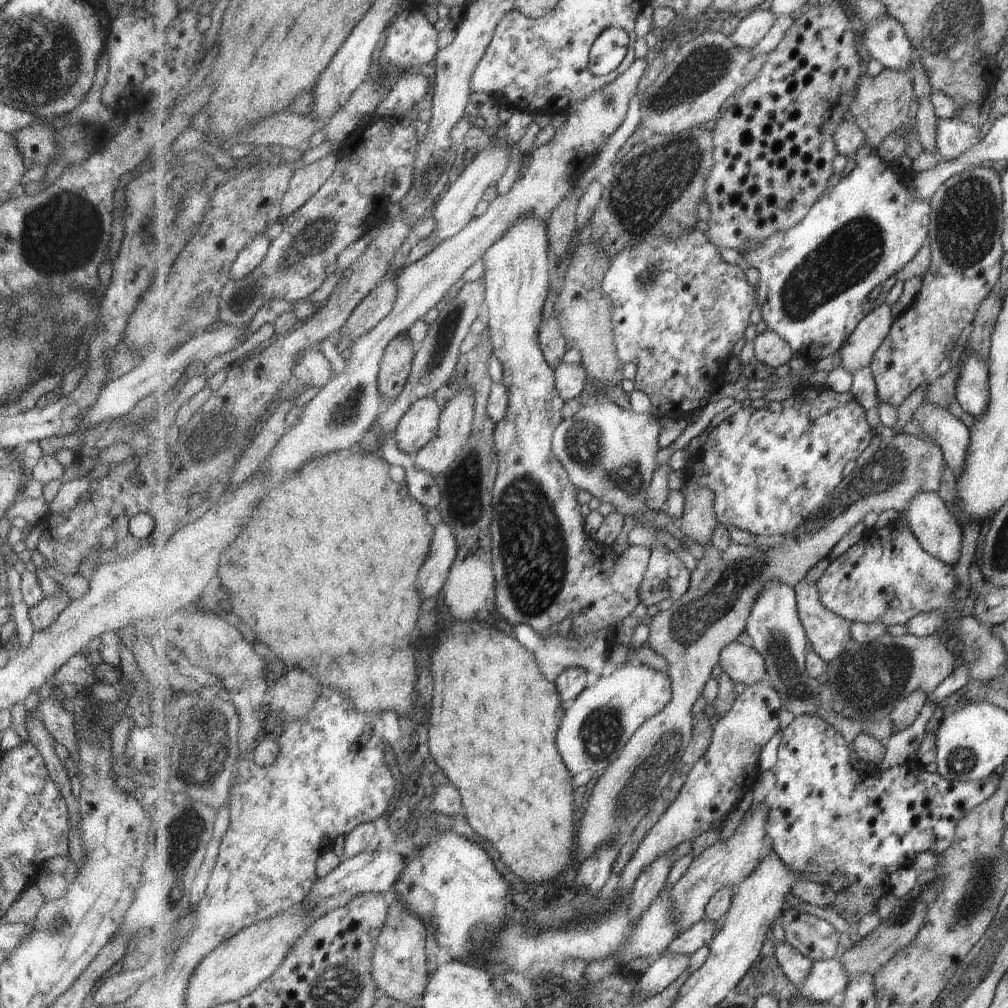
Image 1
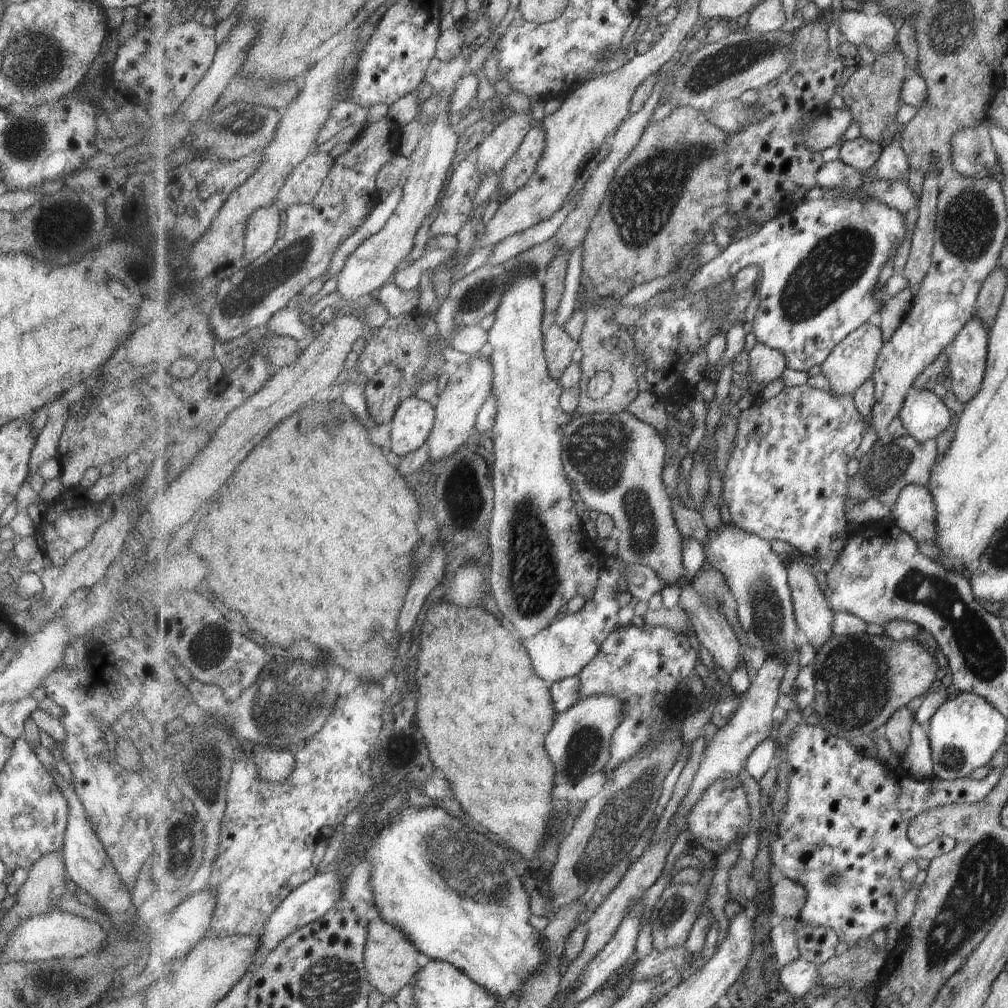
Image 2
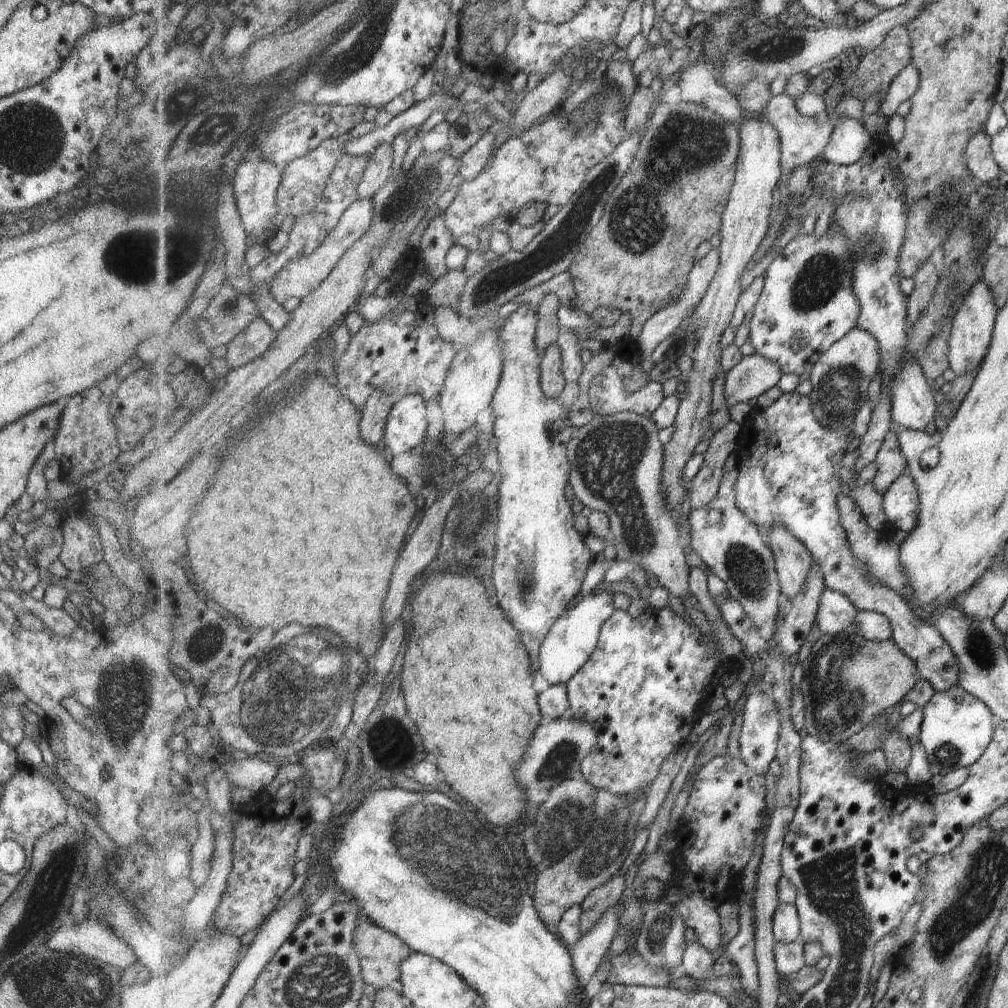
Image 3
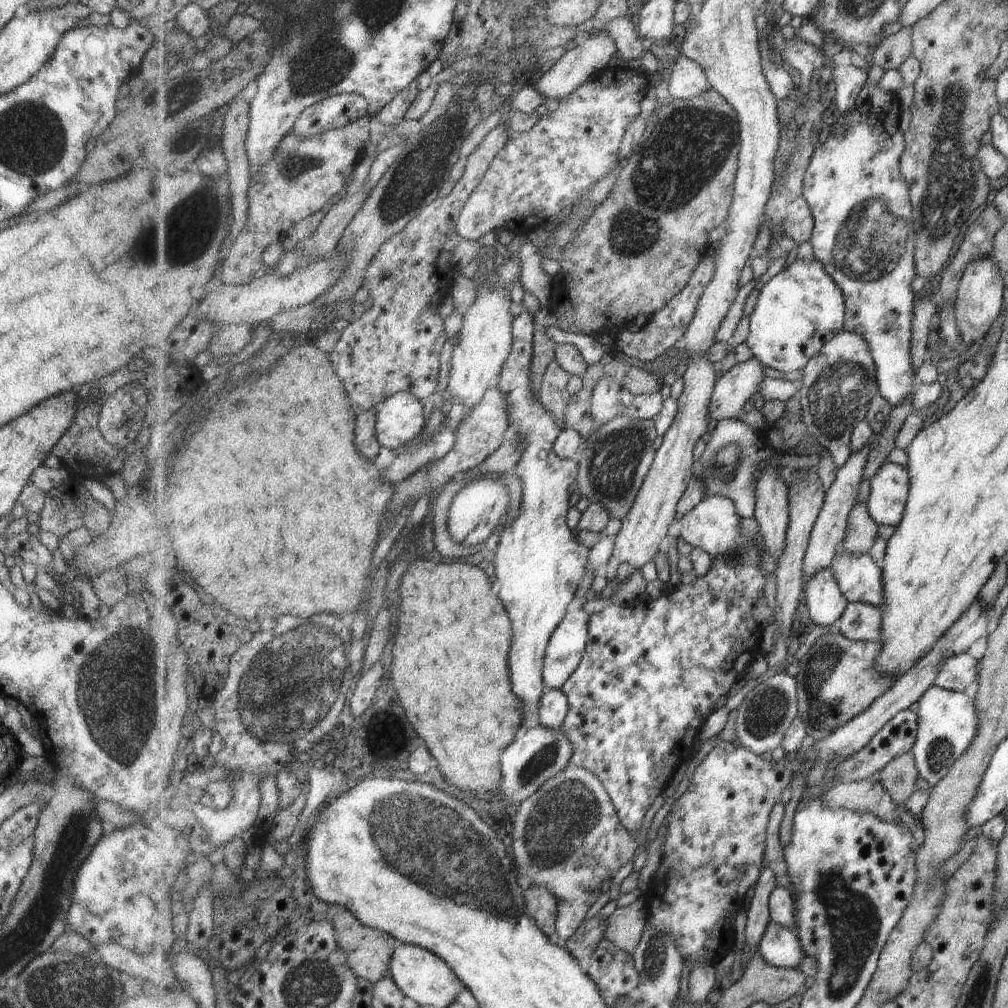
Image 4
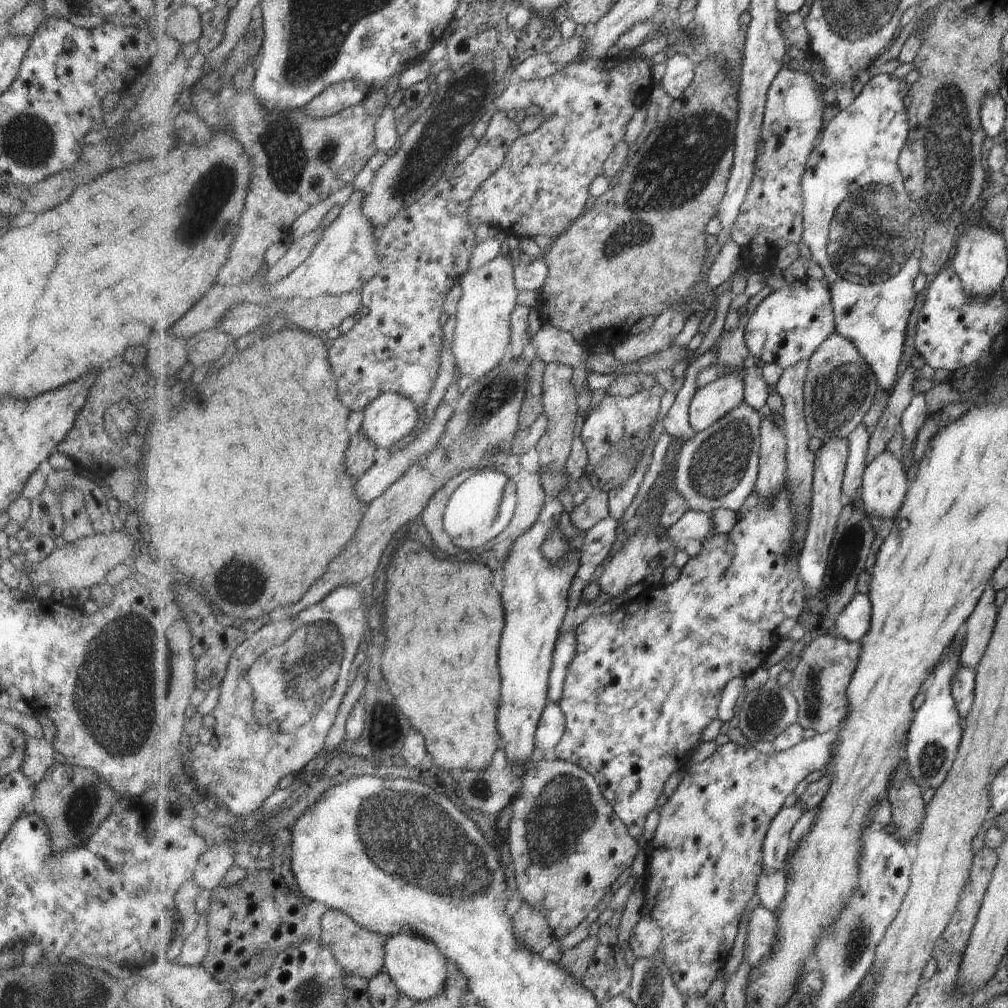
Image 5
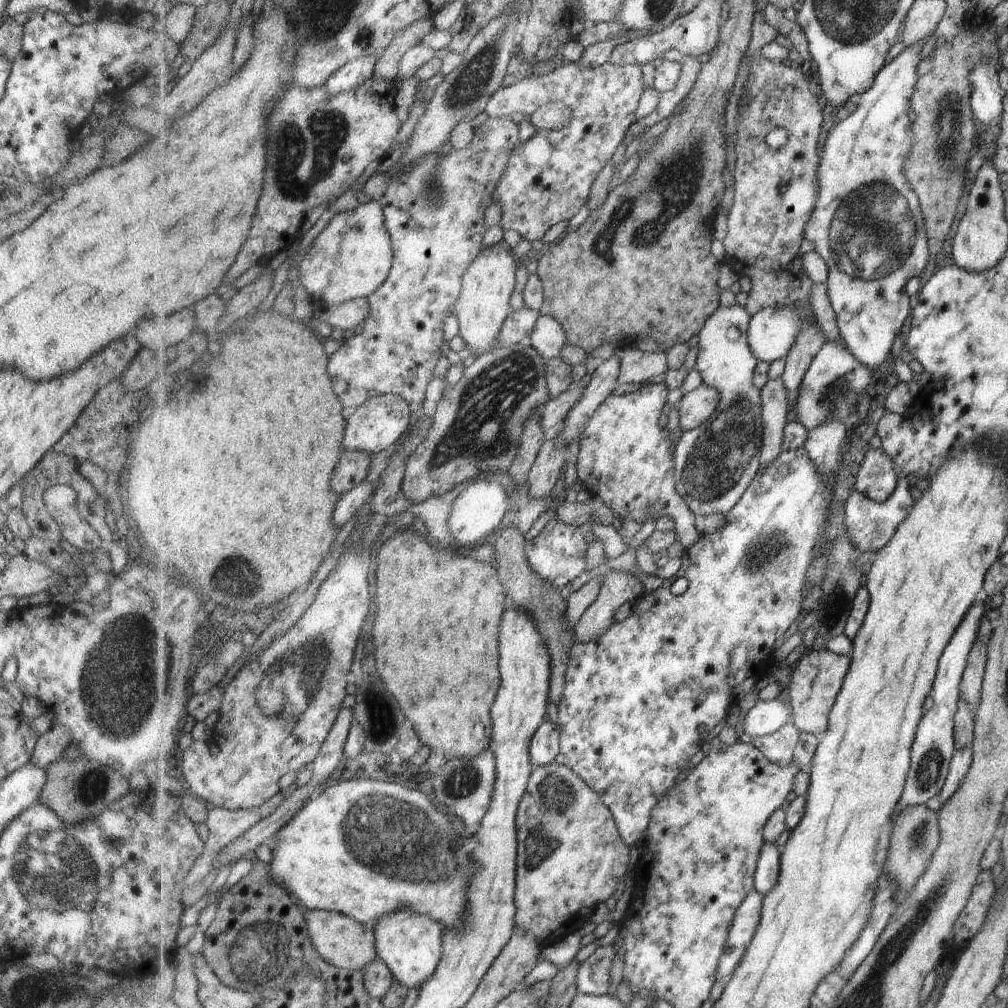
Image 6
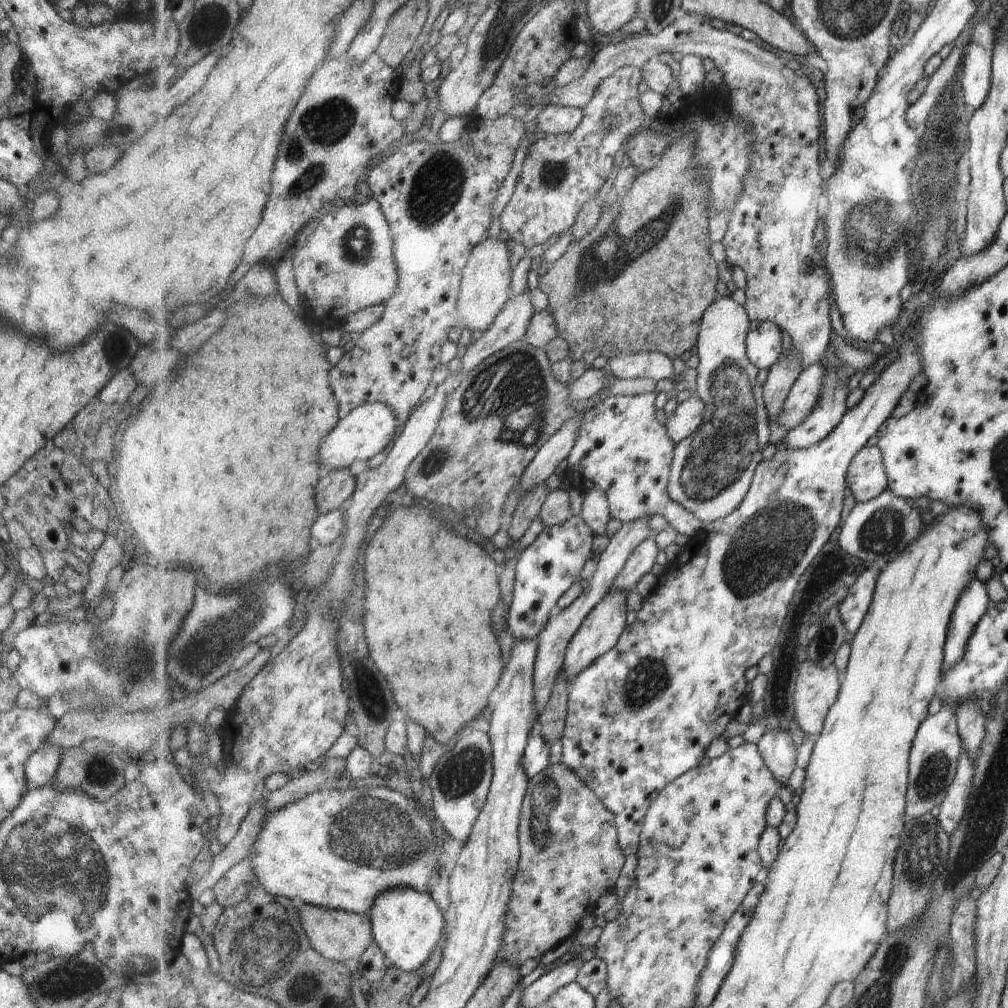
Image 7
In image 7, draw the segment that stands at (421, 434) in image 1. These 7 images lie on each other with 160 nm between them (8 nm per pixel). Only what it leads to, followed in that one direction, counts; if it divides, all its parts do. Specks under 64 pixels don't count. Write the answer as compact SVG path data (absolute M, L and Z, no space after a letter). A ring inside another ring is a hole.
M367 403L358 406L342 418L339 426L335 426L335 430L327 436L327 442L323 442L323 450L319 450L319 462L323 462L323 468L341 470L347 469L357 460L371 460L391 444L393 436L399 434L401 426L394 410L386 404Z

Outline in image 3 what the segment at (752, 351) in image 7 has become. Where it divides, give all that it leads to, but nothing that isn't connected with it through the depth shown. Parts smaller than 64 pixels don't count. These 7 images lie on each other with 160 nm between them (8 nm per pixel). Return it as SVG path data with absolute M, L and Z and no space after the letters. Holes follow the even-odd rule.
M833 221L823 238L815 238L812 232L808 235L800 233L793 238L764 273L766 283L752 312L748 339L756 353L777 363L783 374L801 376L805 372L812 372L814 364L827 350L858 326L861 307L853 290L856 266L853 248L846 238L846 232Z

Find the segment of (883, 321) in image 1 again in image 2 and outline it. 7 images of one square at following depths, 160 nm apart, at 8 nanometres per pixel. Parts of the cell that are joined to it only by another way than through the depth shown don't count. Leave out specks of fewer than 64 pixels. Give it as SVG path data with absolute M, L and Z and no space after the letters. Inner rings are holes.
M876 319L854 330L845 341L841 341L830 357L822 364L821 373L829 380L829 391L839 397L854 395L858 388L874 376L876 362L883 348L883 334Z

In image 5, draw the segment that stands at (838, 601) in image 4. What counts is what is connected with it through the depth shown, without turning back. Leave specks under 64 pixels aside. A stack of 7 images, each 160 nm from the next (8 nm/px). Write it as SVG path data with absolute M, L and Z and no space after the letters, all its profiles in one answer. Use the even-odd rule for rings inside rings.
M830 436L823 440L824 445L815 453L814 485L812 492L812 509L806 534L805 544L800 552L800 571L806 584L808 594L817 594L823 588L828 565L829 551L834 539L840 514L845 507L842 484L846 475L850 446L847 437Z

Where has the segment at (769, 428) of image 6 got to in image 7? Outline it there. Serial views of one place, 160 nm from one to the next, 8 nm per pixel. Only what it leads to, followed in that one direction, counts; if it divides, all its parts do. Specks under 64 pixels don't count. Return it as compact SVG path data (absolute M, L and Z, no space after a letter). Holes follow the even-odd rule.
M792 346L768 369L768 379L764 384L764 401L772 422L778 425L778 416L783 410L785 399L805 368L798 350Z

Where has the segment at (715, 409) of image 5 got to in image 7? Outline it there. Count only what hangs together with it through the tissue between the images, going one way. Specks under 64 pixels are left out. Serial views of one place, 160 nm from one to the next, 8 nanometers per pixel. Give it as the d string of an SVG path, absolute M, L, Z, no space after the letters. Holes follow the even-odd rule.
M691 396L671 413L666 422L671 440L679 444L689 438L702 425L706 404L697 396Z

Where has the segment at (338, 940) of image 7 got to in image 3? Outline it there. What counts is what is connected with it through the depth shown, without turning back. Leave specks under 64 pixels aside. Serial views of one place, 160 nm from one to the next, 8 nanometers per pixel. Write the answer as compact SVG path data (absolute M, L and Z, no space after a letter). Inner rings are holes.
M360 912L358 926L354 932L354 945L360 958L363 978L366 984L373 985L376 989L399 986L402 962L413 953L412 948L406 942L403 942L399 935L385 930L375 924L367 915Z

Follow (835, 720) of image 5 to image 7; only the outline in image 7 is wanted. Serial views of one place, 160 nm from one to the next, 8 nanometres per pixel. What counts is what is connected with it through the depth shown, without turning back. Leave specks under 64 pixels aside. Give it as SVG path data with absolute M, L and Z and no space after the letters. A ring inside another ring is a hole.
M807 659L799 667L794 699L799 724L808 736L816 737L823 732L827 715L838 701L841 685L835 665L824 669Z

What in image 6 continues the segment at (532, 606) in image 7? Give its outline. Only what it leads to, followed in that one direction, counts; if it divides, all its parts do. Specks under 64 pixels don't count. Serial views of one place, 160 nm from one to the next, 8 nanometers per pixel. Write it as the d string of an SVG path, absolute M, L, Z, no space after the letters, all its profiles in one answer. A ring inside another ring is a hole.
M559 518L552 519L536 537L527 541L526 555L532 571L558 589L567 586L588 570L588 544L581 534L581 528Z

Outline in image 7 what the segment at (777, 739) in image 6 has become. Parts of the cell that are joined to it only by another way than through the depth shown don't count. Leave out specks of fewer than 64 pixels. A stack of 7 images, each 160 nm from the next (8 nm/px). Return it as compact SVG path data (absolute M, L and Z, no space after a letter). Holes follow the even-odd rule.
M767 730L758 747L769 770L783 786L788 787L791 774L797 768L797 747L791 735L783 731Z

